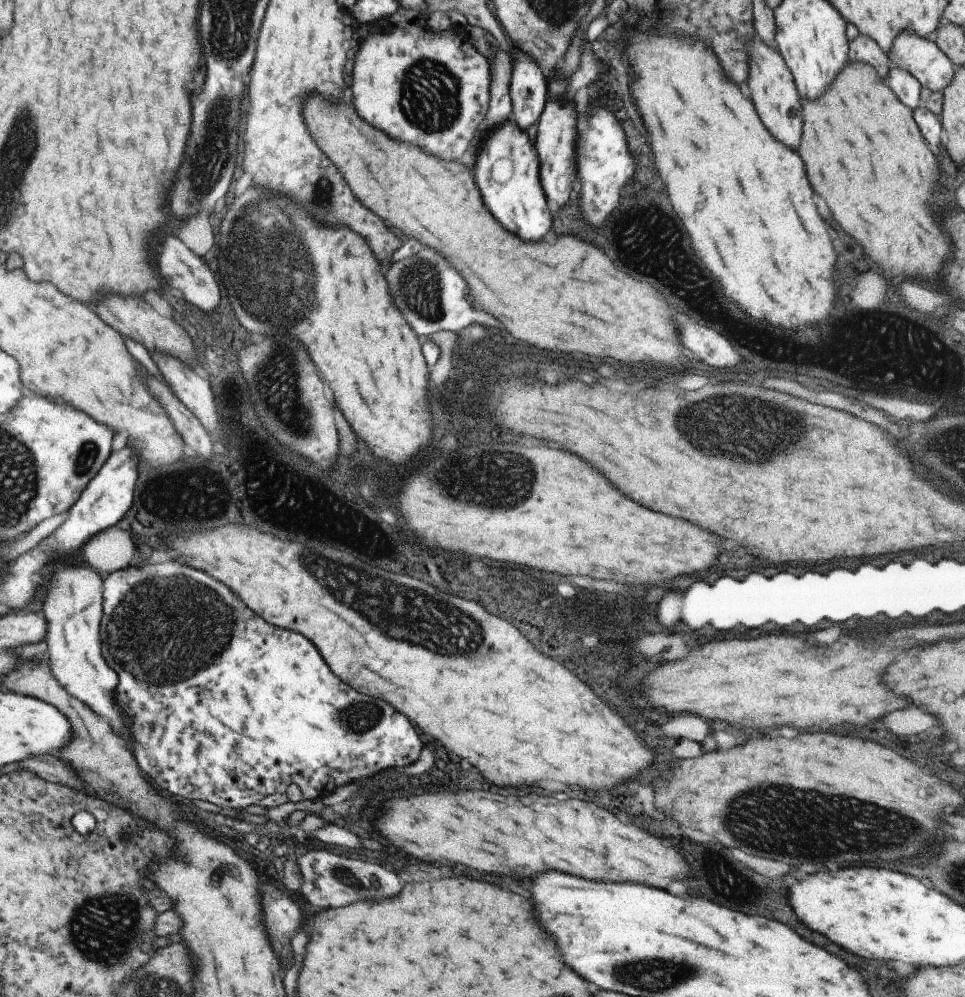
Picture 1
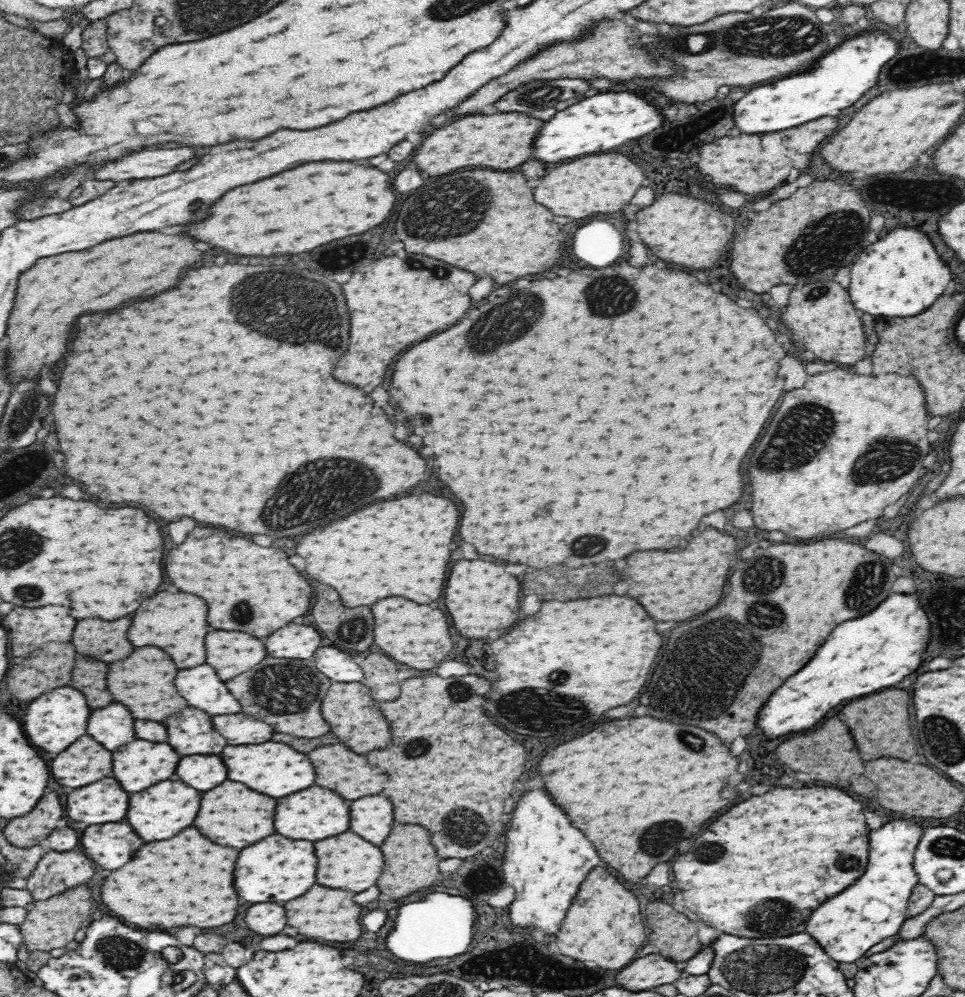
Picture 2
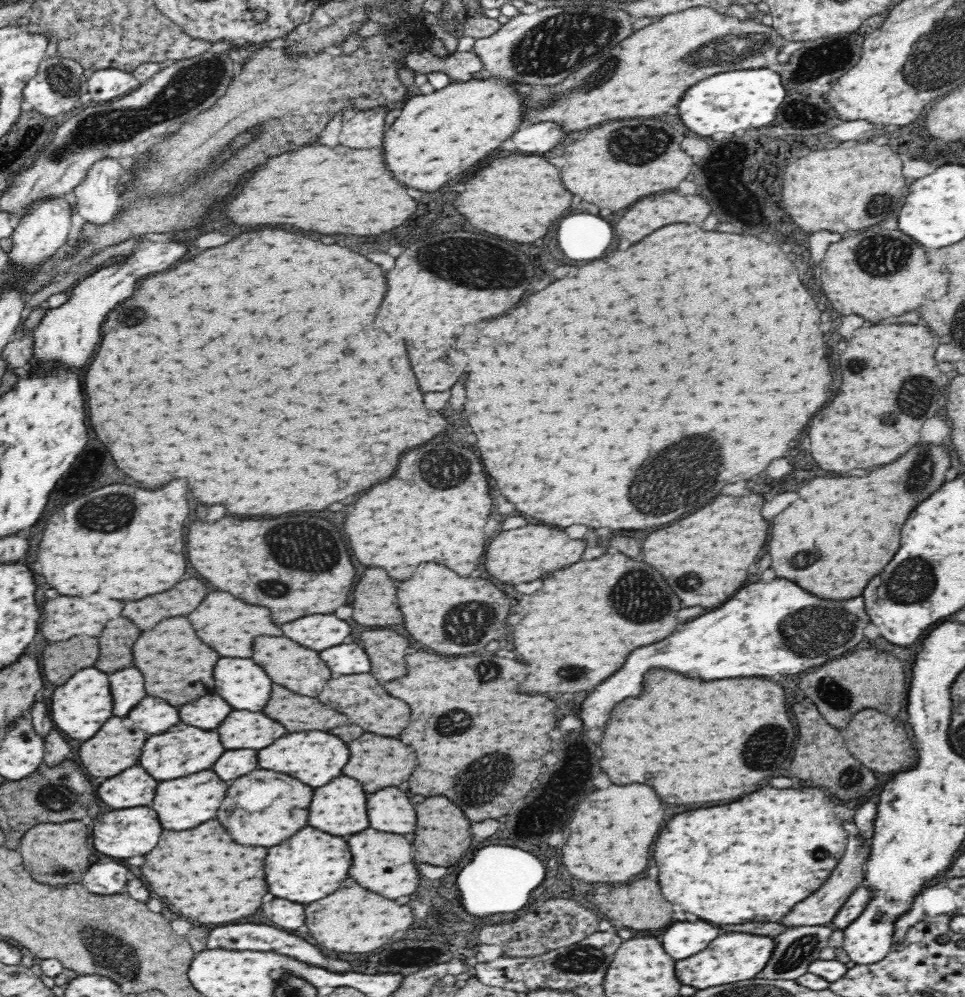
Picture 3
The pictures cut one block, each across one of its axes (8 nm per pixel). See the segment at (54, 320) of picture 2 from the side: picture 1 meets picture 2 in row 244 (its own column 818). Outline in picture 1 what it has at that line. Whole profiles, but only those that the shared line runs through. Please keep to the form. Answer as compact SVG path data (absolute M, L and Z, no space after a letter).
M848 59L815 100L801 97L801 106L803 128L797 152L805 164L813 192L823 198L835 222L865 248L885 276L917 276L931 282L949 246L929 204L937 178L937 160L927 150L911 118L911 110L899 102L871 65Z

